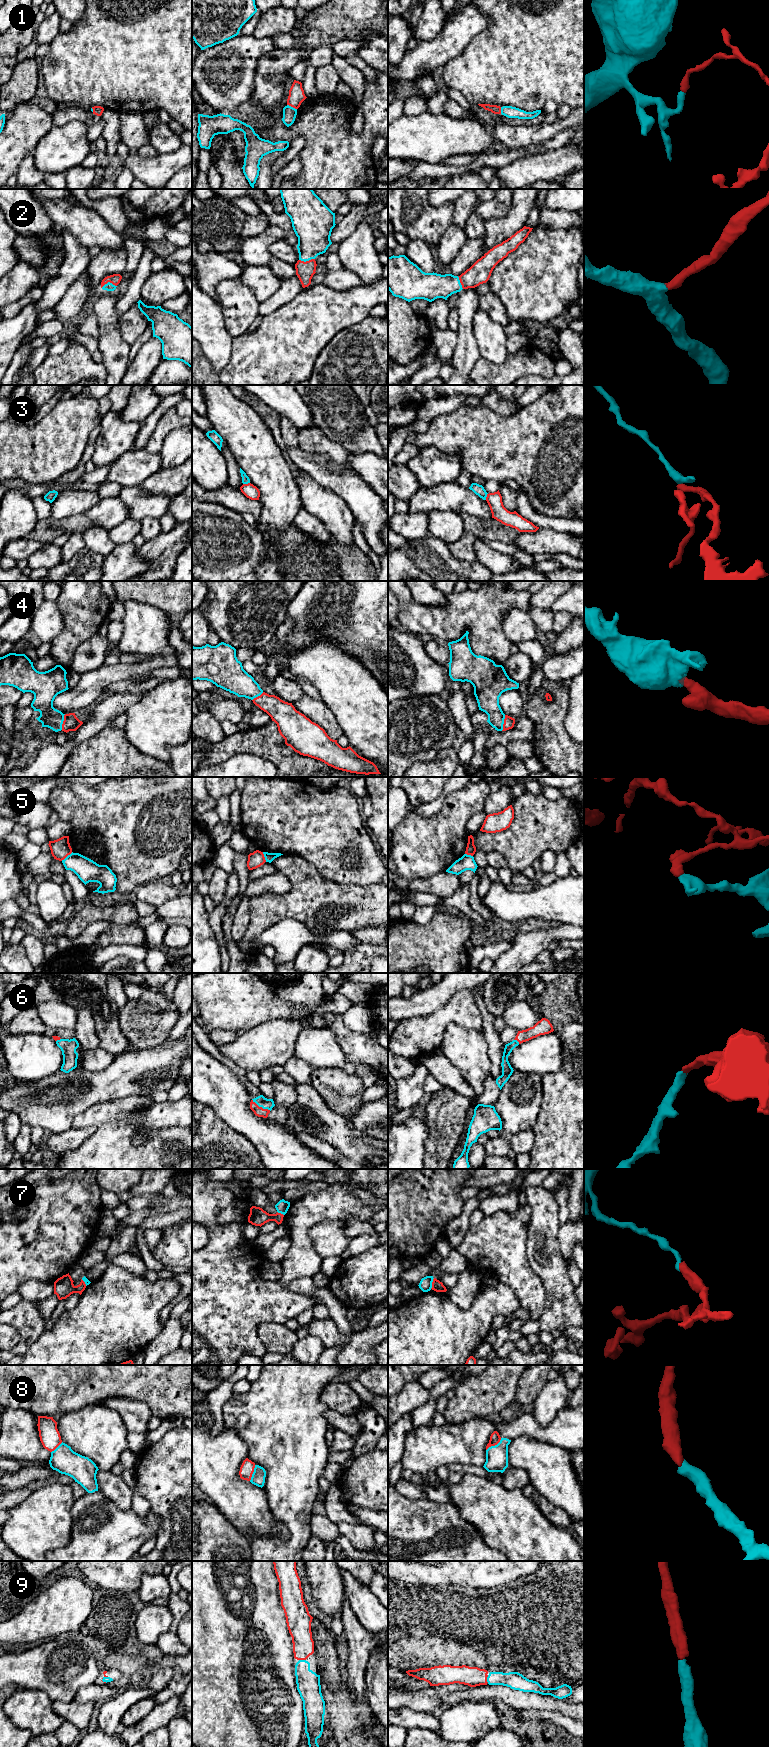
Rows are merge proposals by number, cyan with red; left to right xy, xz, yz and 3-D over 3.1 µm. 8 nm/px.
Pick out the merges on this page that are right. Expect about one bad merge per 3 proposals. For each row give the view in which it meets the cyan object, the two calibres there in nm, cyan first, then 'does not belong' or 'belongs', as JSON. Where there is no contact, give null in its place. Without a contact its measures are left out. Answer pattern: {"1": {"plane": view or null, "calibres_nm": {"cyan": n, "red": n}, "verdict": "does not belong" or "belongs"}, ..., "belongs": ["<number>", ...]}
{"1": {"plane": "xz", "calibres_nm": {"cyan": 110, "red": 130}, "verdict": "does not belong"}, "2": {"plane": "xz", "calibres_nm": {"cyan": 280, "red": 140}, "verdict": "belongs"}, "3": {"plane": "xz", "calibres_nm": {"cyan": 60, "red": 110}, "verdict": "does not belong"}, "4": {"plane": "xy", "calibres_nm": {"cyan": 160, "red": 130}, "verdict": "belongs"}, "5": {"plane": "xy", "calibres_nm": {"cyan": 180, "red": 160}, "verdict": "does not belong"}, "6": {"plane": "xz", "calibres_nm": {"cyan": 90, "red": 80}, "verdict": "belongs"}, "7": {"plane": "yz", "calibres_nm": {"cyan": 100, "red": 90}, "verdict": "does not belong"}, "8": {"plane": "yz", "calibres_nm": {"cyan": 180, "red": 90}, "verdict": "belongs"}, "9": {"plane": "yz", "calibres_nm": {"cyan": 140, "red": 160}, "verdict": "belongs"}, "belongs": ["2", "4", "6", "8", "9"]}

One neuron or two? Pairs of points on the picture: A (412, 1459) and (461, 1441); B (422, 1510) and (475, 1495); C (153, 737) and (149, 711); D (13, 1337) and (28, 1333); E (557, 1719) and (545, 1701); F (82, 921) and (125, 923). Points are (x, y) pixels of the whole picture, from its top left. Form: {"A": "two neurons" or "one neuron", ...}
{"A": "one neuron", "B": "two neurons", "C": "one neuron", "D": "two neurons", "E": "two neurons", "F": "one neuron"}

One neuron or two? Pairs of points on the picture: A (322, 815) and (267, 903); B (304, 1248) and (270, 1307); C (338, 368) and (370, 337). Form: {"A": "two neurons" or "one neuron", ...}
{"A": "two neurons", "B": "two neurons", "C": "one neuron"}

